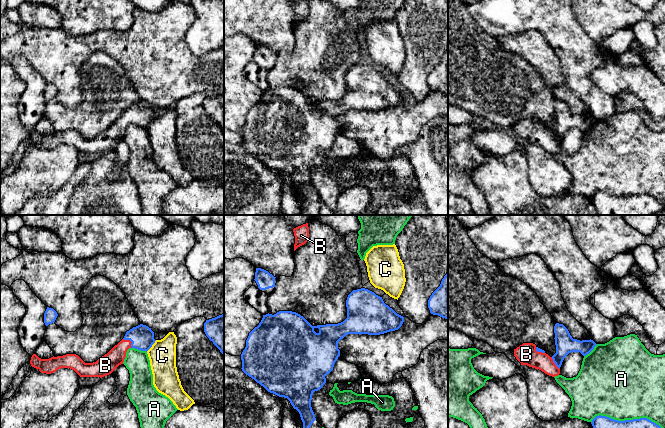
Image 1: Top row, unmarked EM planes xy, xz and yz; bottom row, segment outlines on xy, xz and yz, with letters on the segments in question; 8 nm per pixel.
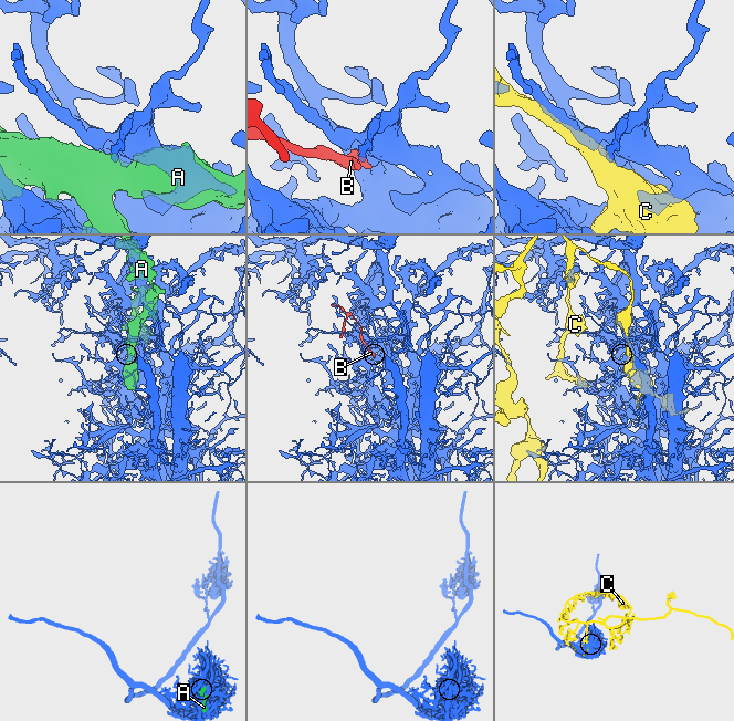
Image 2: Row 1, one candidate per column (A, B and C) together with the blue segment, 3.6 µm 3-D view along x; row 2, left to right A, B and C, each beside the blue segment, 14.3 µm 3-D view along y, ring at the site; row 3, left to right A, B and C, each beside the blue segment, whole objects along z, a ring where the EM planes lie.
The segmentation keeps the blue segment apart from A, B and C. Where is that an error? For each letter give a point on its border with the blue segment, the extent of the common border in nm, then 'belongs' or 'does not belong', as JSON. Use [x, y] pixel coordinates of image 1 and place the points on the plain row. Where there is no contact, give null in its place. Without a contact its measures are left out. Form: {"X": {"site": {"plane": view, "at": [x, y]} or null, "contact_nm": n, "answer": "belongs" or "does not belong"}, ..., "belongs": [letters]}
{"A": {"site": {"plane": "yz", "at": [629, 196]}, "contact_nm": 600, "answer": "does not belong"}, "B": {"site": {"plane": "xy", "at": [130, 116]}, "contact_nm": 100, "answer": "belongs"}, "C": {"site": {"plane": "xy", "at": [151, 122]}, "contact_nm": 130, "answer": "does not belong"}, "belongs": ["B"]}

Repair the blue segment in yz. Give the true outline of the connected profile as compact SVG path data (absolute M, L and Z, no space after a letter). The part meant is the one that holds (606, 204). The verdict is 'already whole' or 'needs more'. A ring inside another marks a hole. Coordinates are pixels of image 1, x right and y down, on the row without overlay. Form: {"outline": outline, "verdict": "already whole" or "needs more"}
{"outline": "M599 191L591 200L598 215L653 215L664 212L663 205L647 194L618 197Z", "verdict": "already whole"}

